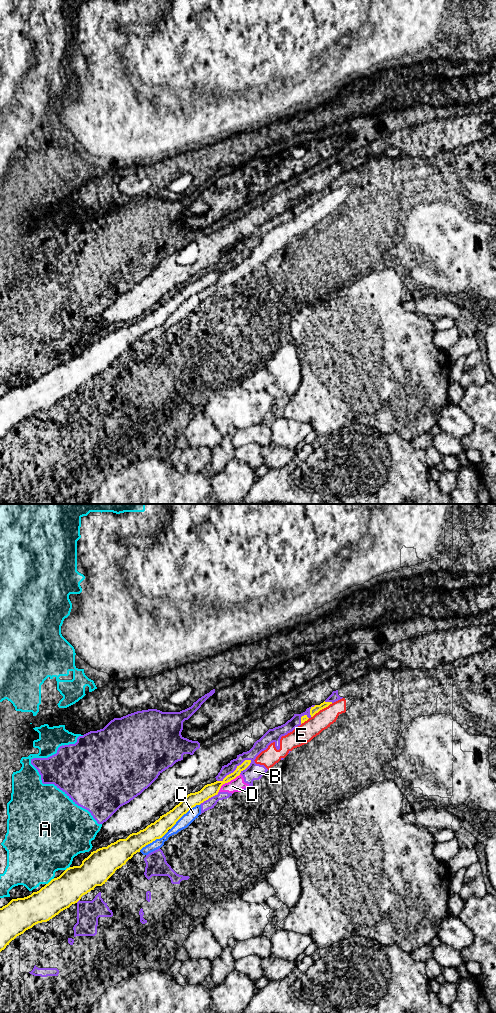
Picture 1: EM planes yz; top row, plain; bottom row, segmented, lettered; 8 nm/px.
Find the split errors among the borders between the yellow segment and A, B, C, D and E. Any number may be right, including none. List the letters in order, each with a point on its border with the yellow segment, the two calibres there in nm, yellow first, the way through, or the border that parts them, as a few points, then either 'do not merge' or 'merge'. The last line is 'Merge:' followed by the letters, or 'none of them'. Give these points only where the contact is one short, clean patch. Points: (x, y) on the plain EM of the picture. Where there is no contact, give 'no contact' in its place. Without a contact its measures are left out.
A: contact yz (51, 368); calibres 260 and 440 nm; do not merge
B: contact yz (235, 258); calibres 100 and 130 nm; do not merge
C: contact yz (184, 301); calibres 140 and 90 nm; do not merge
D: contact yz (226, 270); calibres 110 and 110 nm; border yz (240, 262), (225, 270), (216, 282); do not merge
E: contact yz (321, 197); calibres 60 and 150 nm; do not merge
Merge: none of them

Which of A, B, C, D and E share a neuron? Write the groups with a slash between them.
A / B / C D E

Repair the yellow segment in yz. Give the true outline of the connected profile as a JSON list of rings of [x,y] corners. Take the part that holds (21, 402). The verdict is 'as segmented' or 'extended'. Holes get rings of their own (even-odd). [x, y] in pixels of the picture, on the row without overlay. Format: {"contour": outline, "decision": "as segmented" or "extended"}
{"contour": [[[245,248],[222,269],[207,272],[200,279],[188,282],[172,298],[145,317],[91,340],[80,354],[67,356],[39,379],[24,386],[12,387],[0,396],[0,440],[26,418],[49,409],[77,391],[96,374],[105,372],[134,342],[162,326],[191,296],[217,283],[223,272],[239,264],[250,251],[251,248]]], "decision": "as segmented"}

